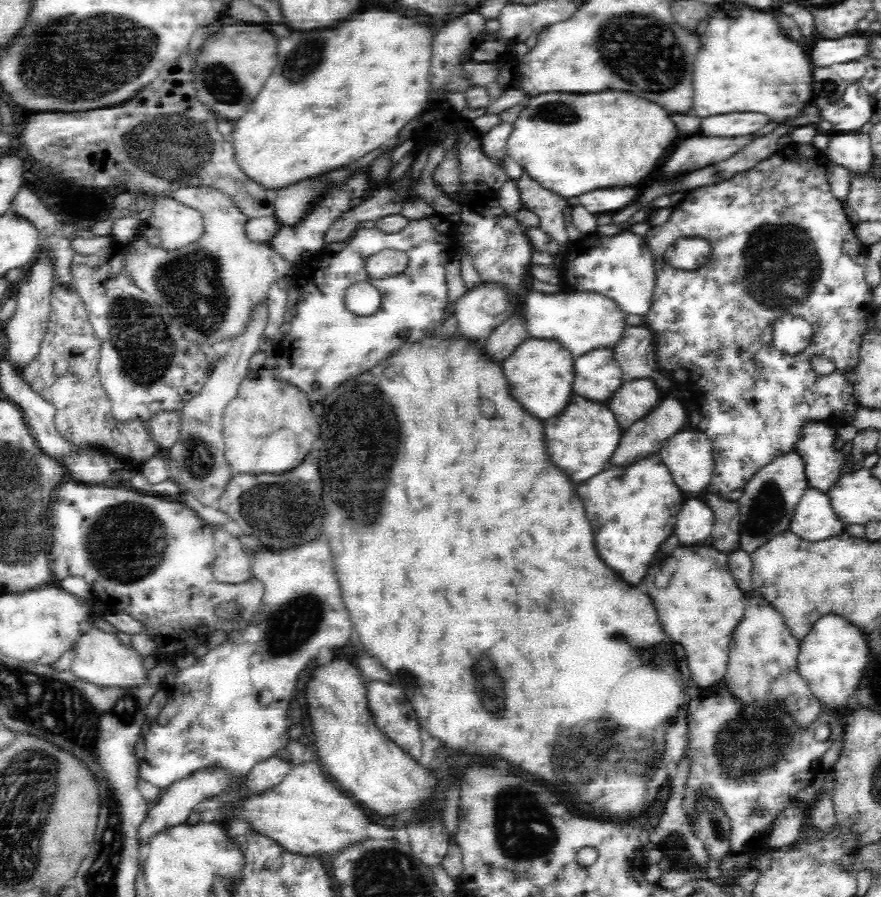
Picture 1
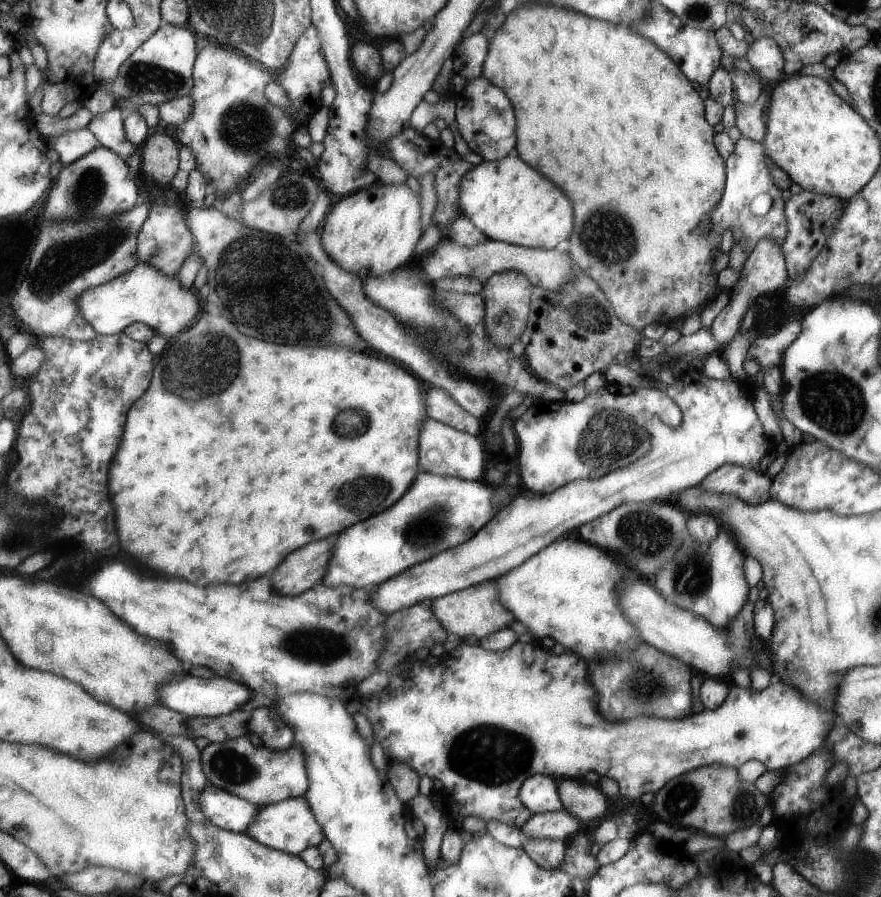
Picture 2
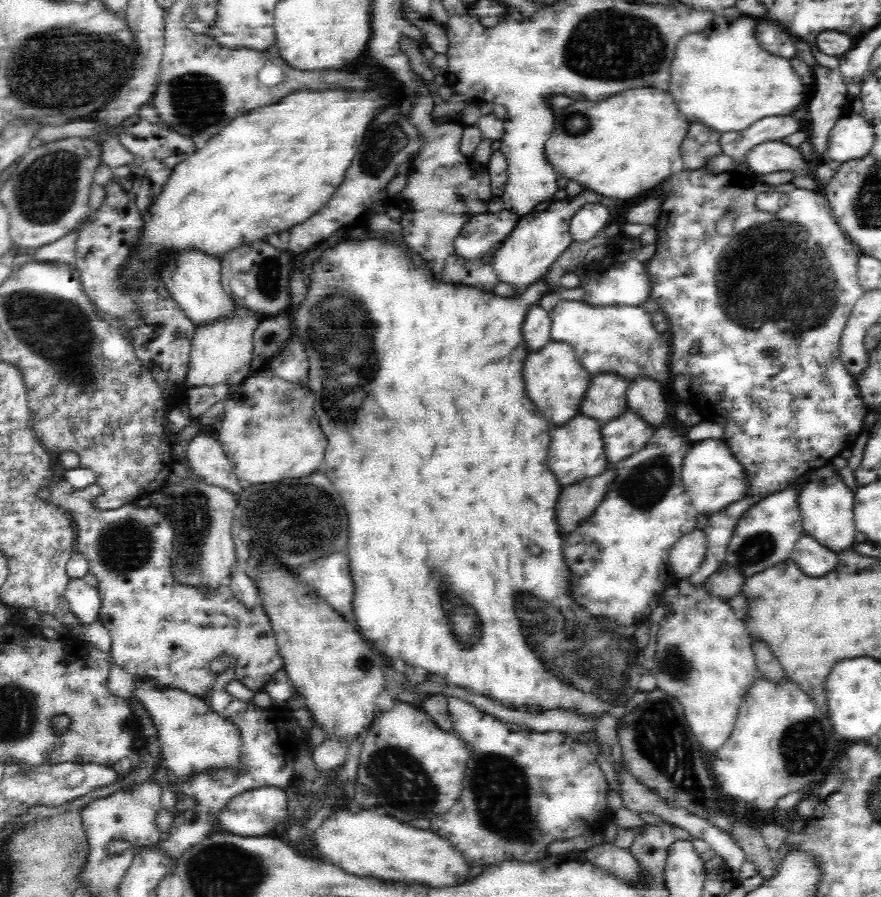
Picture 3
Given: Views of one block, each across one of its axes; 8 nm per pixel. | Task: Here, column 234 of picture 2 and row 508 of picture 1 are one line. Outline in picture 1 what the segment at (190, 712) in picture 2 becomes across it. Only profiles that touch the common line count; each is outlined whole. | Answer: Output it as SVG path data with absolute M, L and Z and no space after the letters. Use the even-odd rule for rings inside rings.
M686 497L688 500L681 505L678 512L678 522L674 534L678 536L680 544L694 546L703 540L709 541L715 523L712 509L702 498Z

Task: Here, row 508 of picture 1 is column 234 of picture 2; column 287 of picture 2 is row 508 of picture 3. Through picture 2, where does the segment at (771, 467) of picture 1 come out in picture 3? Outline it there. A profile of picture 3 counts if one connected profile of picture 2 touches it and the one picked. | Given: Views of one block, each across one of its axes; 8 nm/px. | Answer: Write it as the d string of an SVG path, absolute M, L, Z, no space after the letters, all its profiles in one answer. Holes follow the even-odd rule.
M809 470L786 485L784 489L770 493L748 508L738 520L727 547L725 563L737 568L745 579L756 576L765 568L780 564L781 561L791 559L796 541L803 532L803 524L798 509L800 487L803 483L810 481L812 474L813 471Z

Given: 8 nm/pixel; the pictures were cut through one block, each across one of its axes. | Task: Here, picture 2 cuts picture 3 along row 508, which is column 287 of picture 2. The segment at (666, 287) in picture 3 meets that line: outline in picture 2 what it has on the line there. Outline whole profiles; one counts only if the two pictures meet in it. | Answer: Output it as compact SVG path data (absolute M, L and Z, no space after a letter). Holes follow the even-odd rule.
M258 708L258 712L253 712L247 730L247 735L258 736L262 744L277 751L290 748L295 742L294 729L274 708Z

